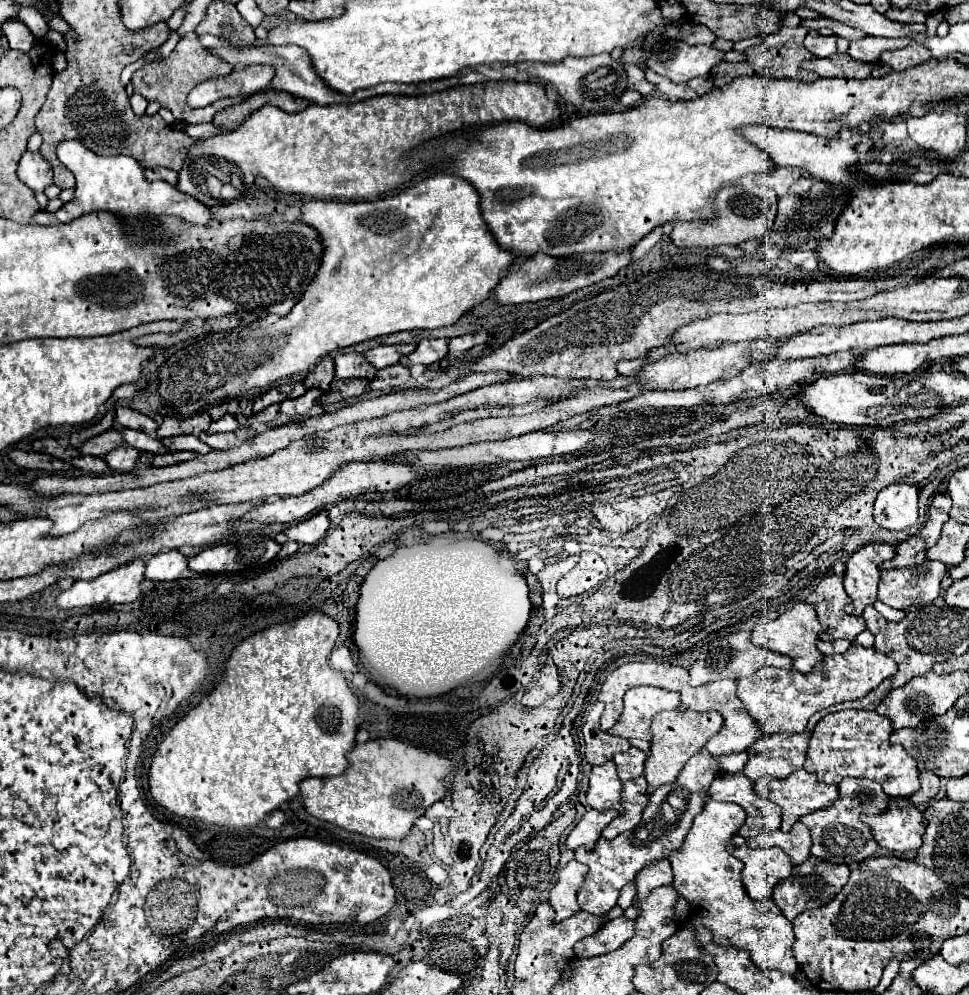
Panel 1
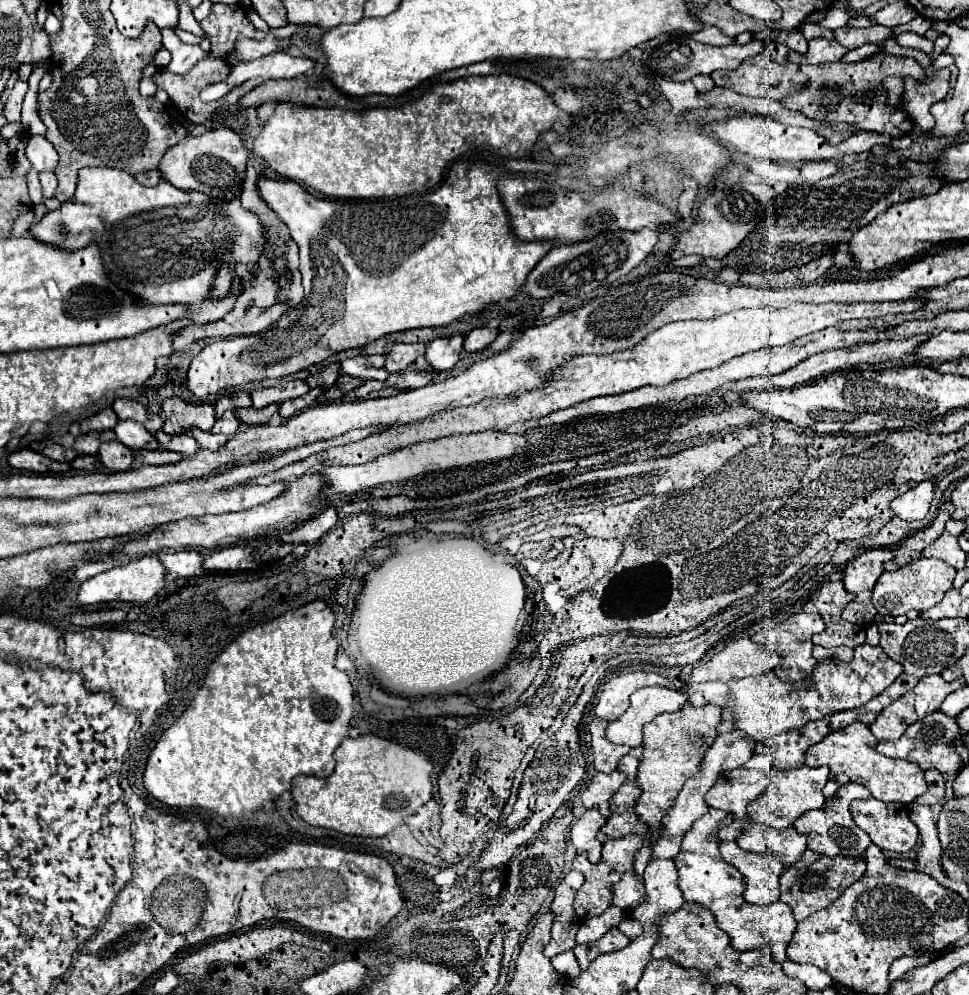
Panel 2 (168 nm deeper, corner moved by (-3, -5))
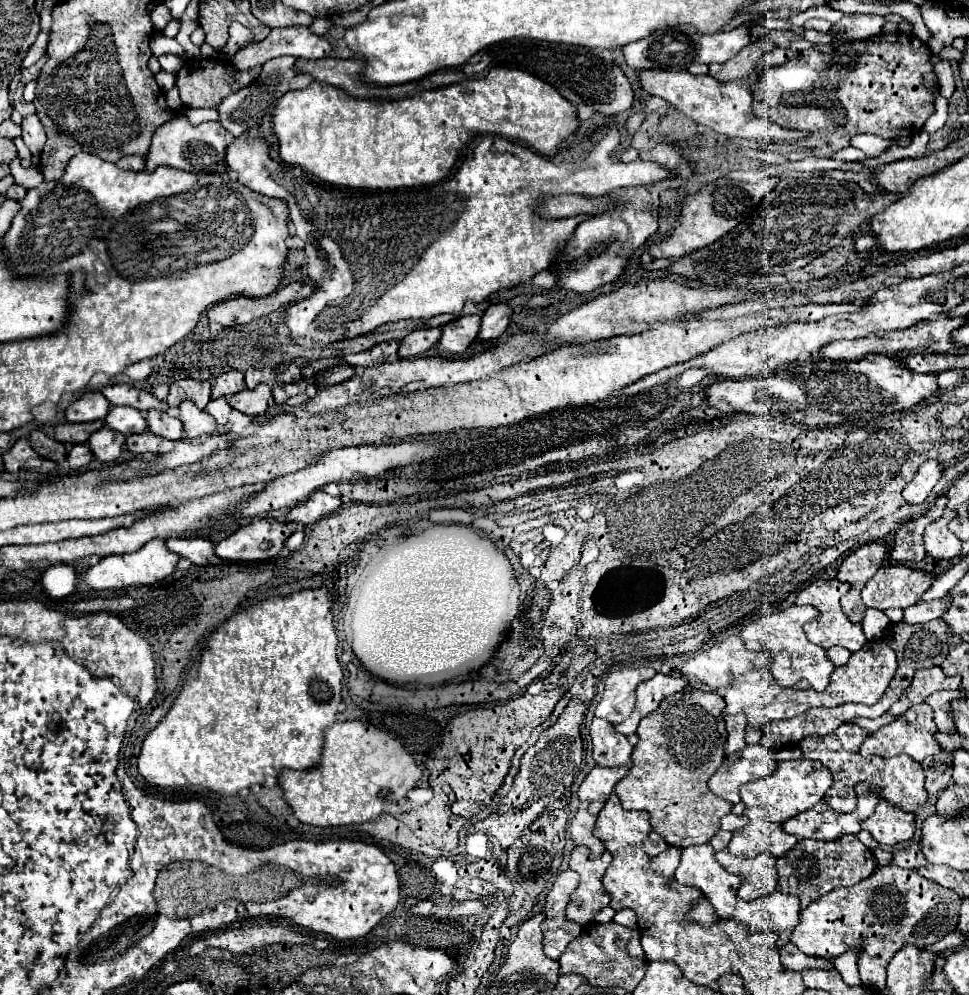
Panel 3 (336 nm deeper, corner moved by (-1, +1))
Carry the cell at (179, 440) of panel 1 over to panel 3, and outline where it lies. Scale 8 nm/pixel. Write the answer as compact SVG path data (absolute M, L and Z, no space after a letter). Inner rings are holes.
M148 410L146 416L146 424L148 430L156 436L162 436L164 440L180 440L182 438L182 424L176 416L170 416L168 412L160 412L160 410Z

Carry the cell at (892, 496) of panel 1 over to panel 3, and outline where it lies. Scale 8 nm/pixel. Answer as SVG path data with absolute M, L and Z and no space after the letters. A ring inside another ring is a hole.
M926 460L918 468L914 480L904 488L904 492L902 492L904 500L910 502L910 504L922 504L928 498L928 494L932 492L932 488L936 486L936 482L940 478L942 478L940 462L938 460Z

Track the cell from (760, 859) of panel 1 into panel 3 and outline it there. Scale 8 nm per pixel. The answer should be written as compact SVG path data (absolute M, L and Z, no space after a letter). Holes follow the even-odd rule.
M728 850L716 852L716 860L730 872L742 878L742 884L738 888L738 896L742 900L756 900L762 896L768 896L778 886L778 874L776 874L776 858L768 856L768 852L756 856L756 858L736 858Z

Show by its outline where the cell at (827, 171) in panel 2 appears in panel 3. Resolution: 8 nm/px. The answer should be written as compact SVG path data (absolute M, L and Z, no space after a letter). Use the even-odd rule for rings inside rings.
M852 146L844 148L836 154L836 160L842 160L842 162L856 162L856 160L862 160L862 158L866 158L864 152L858 150L858 148L852 148Z

